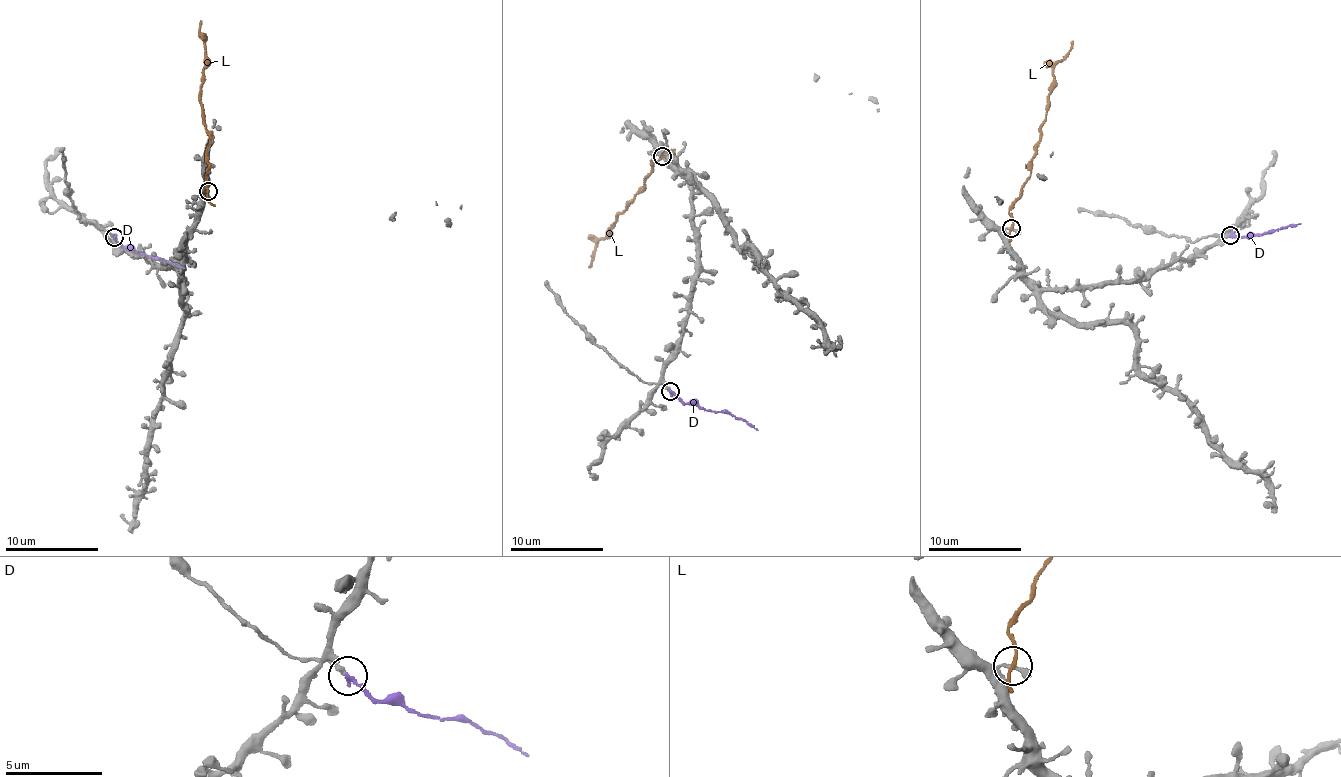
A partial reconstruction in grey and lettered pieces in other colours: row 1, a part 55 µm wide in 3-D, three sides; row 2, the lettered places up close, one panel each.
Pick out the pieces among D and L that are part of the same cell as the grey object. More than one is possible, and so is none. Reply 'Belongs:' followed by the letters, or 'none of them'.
Belongs: D

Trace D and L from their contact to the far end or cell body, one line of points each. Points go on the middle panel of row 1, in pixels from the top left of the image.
D: (670, 390), (684, 403), (727, 413), (757, 430)
L: (662, 156), (651, 163), (645, 189), (618, 215), (599, 240), (589, 267)

